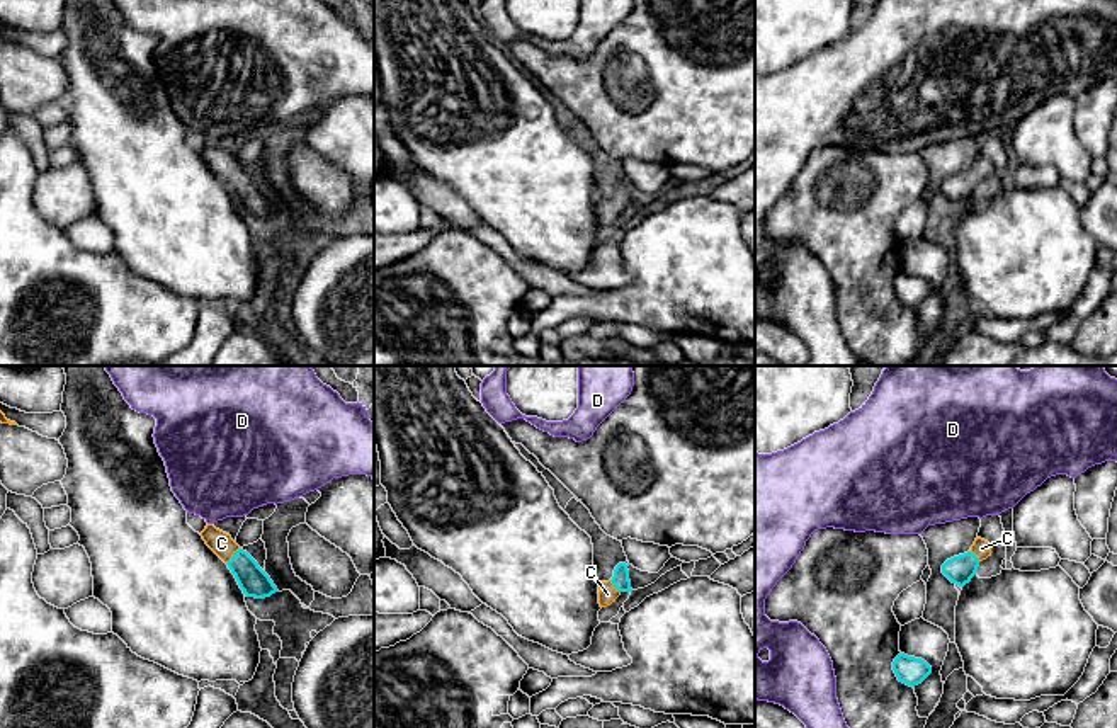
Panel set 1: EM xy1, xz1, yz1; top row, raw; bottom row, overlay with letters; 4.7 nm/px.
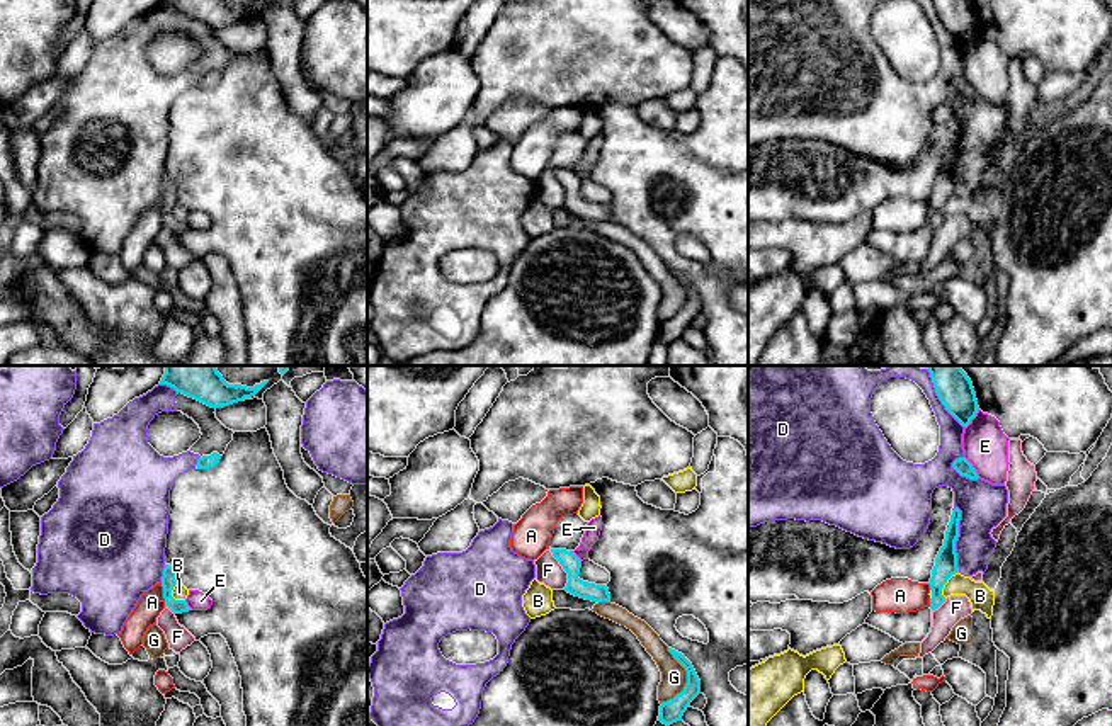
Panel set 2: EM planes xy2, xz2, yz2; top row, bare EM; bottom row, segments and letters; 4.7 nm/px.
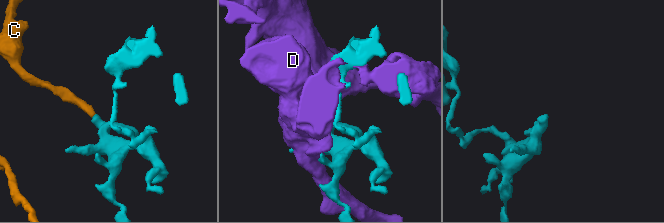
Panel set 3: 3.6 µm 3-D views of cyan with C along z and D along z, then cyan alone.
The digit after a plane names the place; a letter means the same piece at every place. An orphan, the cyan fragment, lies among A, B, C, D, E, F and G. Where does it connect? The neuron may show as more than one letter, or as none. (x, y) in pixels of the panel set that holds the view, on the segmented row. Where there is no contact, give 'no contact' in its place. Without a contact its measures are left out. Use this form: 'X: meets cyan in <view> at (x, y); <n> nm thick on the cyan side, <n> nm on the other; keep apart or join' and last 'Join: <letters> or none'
A: meets cyan in xy2 at (164, 594); 80 nm thick on the cyan side, 120 nm on the other; keep apart
B: meets cyan in yz2 at (946, 582); 110 nm thick on the cyan side, 110 nm on the other; keep apart
C: meets cyan in xy1 at (233, 557); 140 nm thick on the cyan side, 110 nm on the other; join
D: meets cyan in yz2 at (956, 539); 110 nm thick on the cyan side, 220 nm on the other; keep apart
E: meets cyan in yz2 at (971, 466); 80 nm thick on the cyan side, 220 nm on the other; keep apart
F: meets cyan in xz2 at (563, 568); 90 nm thick on the cyan side, 130 nm on the other; keep apart
G: meets cyan in xz2 at (687, 680); 110 nm thick on the cyan side, 130 nm on the other; keep apart
Join: C

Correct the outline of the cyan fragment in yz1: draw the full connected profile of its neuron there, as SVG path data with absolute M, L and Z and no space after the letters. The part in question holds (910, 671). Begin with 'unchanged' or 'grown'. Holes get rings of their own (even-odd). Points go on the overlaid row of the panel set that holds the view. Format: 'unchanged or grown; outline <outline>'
unchanged; outline M904 653L894 658L893 670L898 680L910 687L921 684L932 674L932 667L925 660Z

